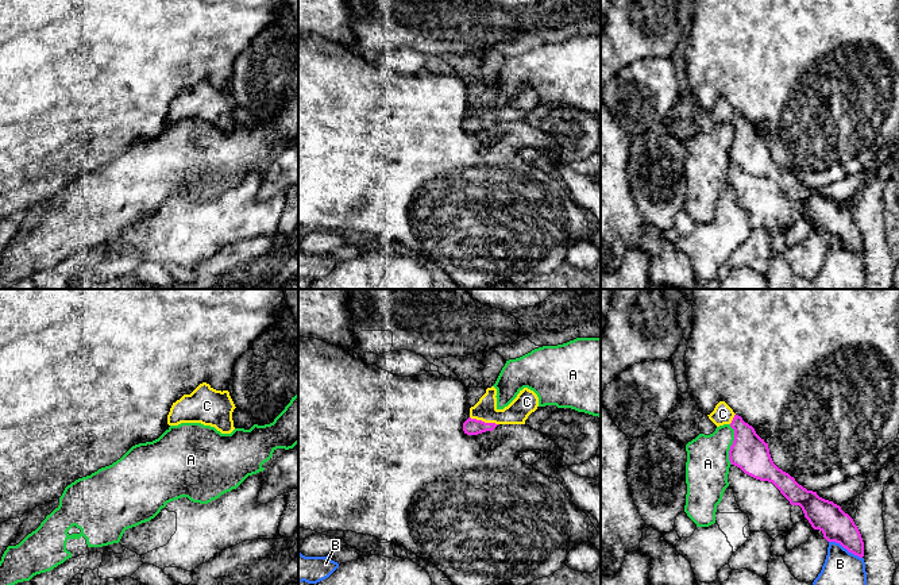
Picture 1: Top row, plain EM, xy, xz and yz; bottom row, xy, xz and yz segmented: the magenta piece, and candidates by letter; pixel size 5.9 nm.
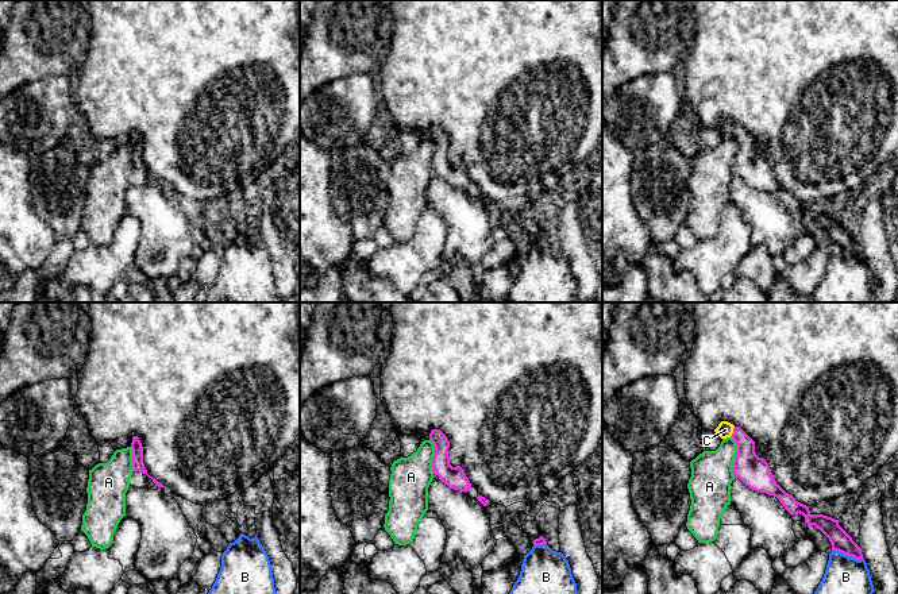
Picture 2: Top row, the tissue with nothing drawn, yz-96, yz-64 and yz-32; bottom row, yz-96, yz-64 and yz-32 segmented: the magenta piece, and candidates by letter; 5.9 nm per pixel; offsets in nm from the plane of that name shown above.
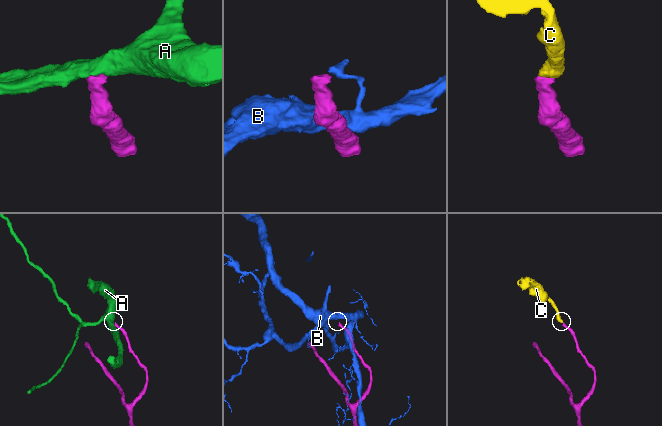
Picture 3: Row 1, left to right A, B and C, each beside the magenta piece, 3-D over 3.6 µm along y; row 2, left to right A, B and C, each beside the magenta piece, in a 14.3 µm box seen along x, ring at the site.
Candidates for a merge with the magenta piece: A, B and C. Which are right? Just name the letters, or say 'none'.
C

